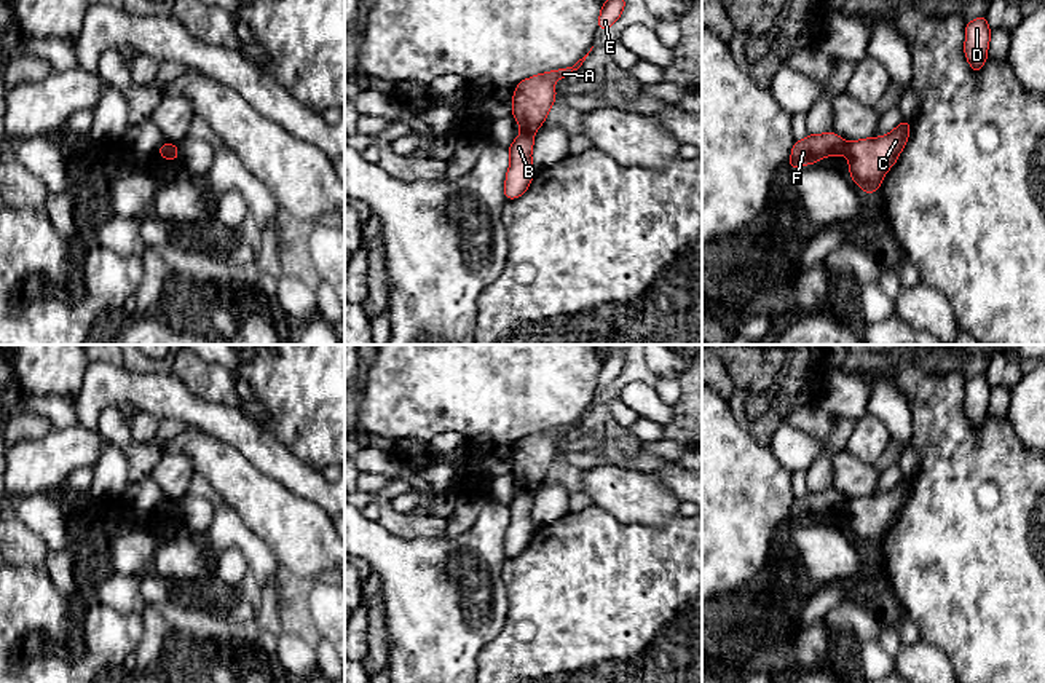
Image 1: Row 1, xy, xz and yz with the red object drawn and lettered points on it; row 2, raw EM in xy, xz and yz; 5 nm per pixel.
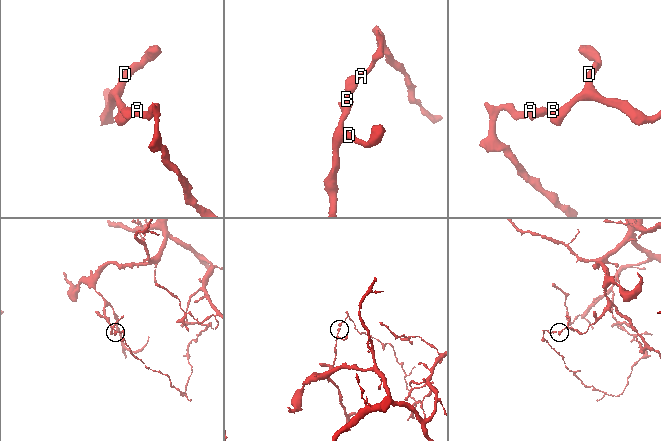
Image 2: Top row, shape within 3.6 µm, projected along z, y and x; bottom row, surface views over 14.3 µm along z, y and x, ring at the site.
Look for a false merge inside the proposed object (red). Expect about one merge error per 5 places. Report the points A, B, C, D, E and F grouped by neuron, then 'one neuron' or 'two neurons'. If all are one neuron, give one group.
A E F / B C D | two neurons

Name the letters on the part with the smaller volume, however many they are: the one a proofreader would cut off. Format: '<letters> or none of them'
A, E, F

